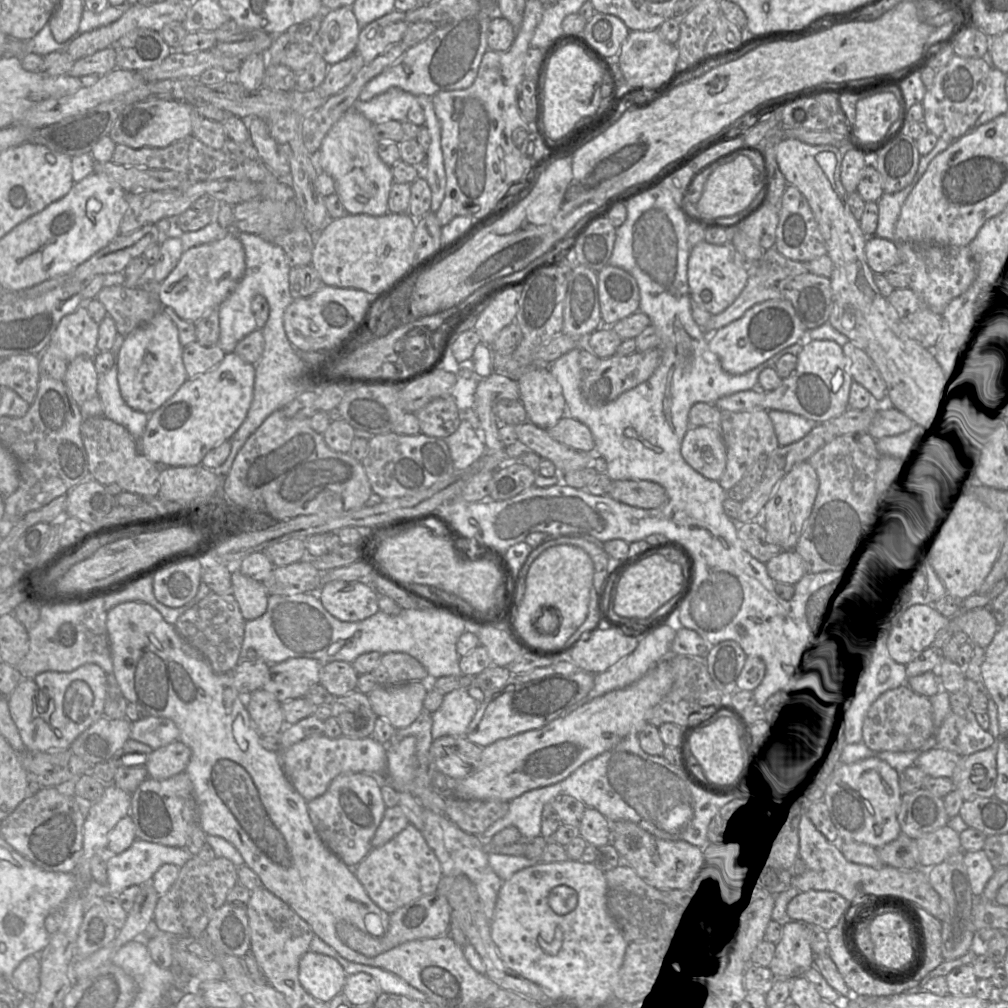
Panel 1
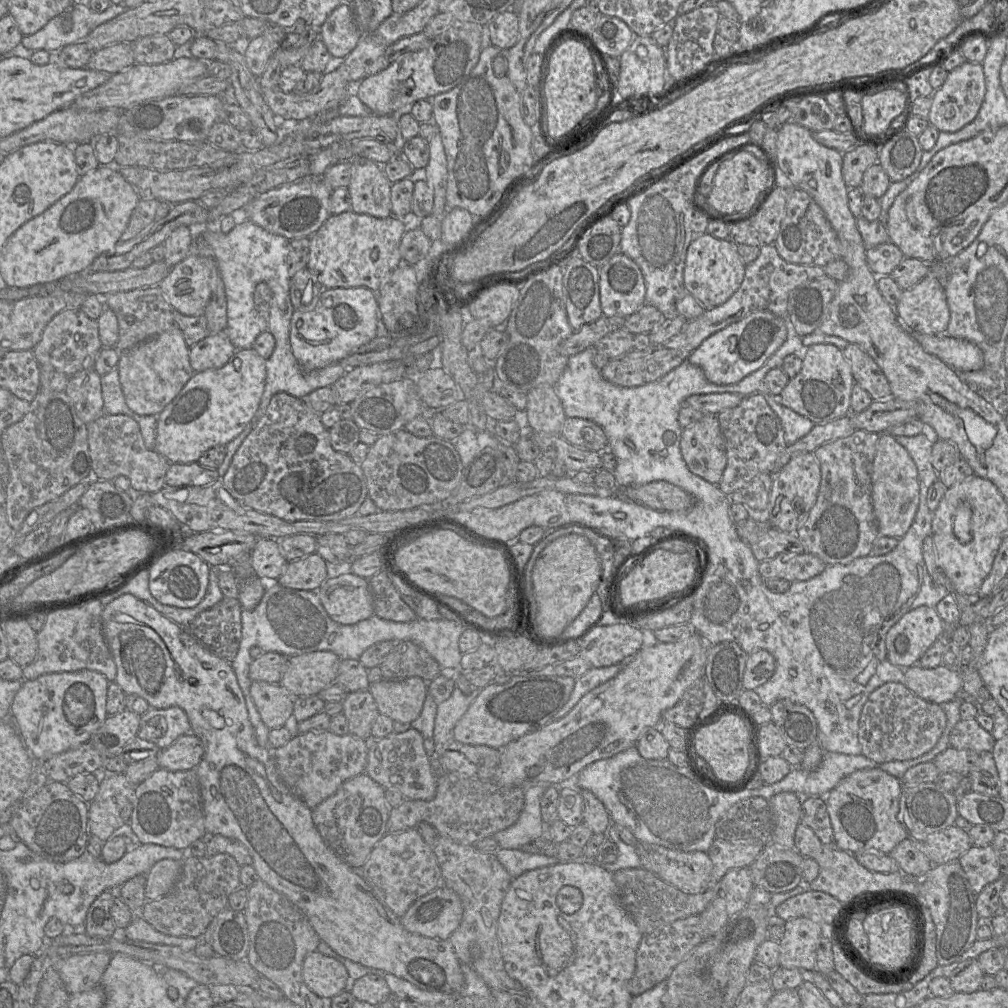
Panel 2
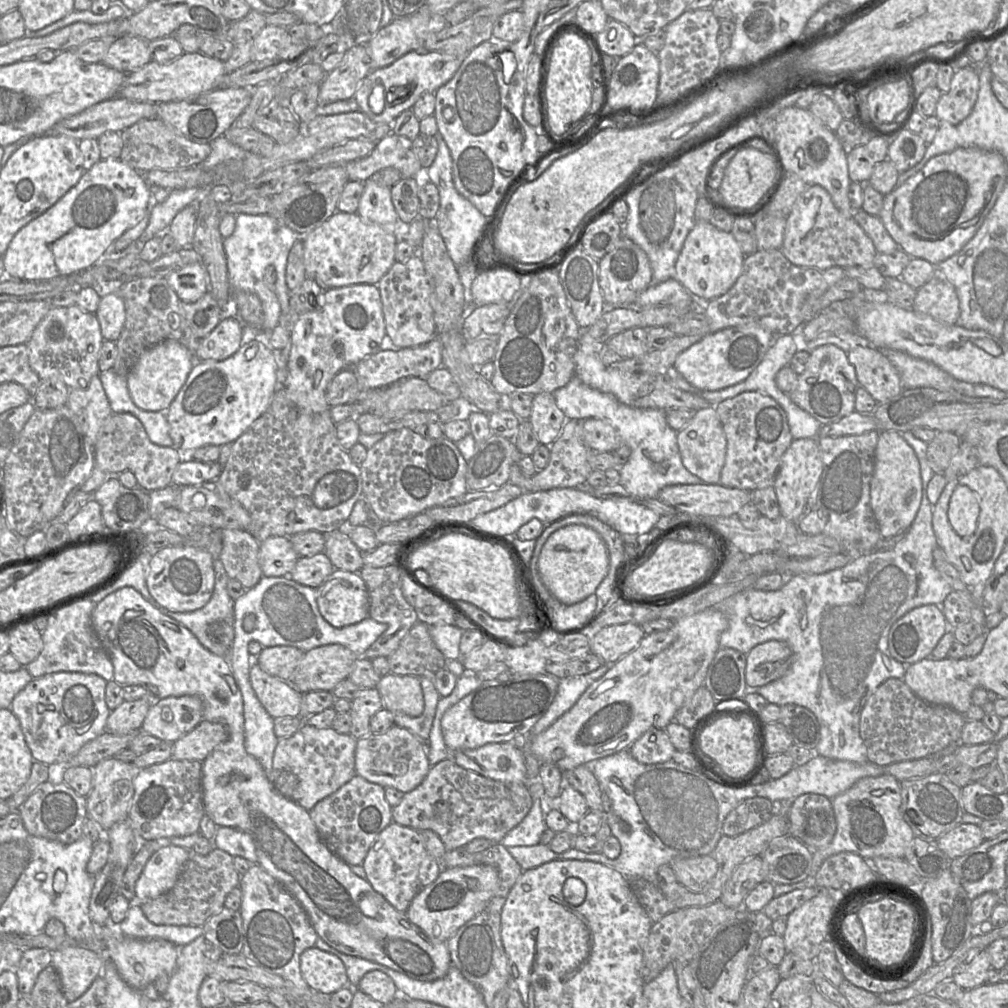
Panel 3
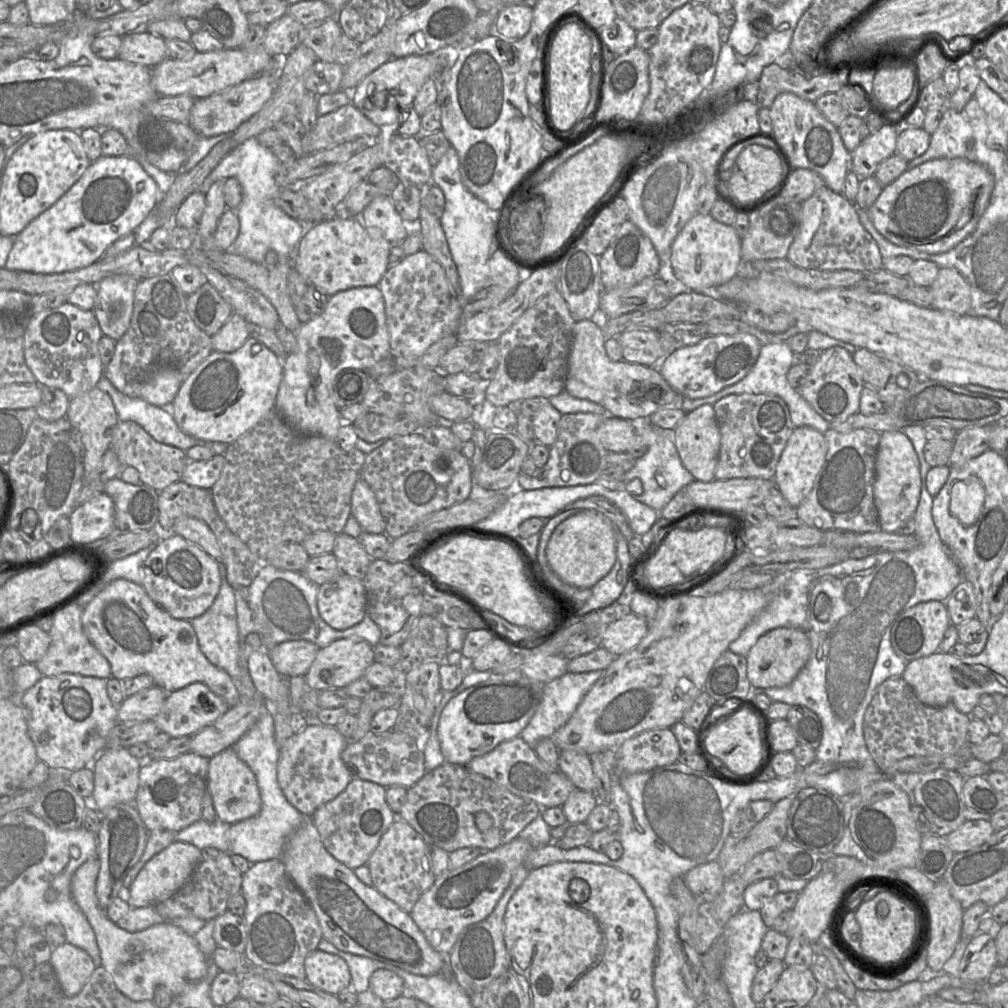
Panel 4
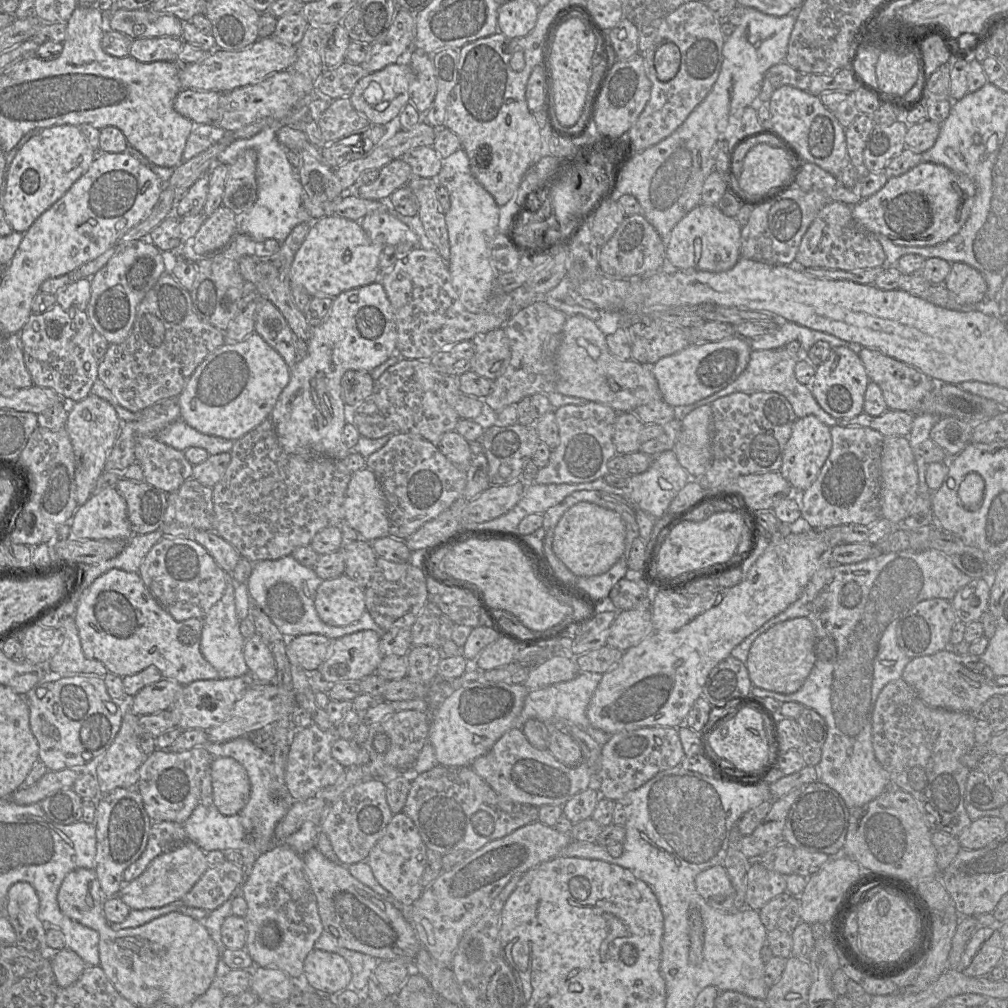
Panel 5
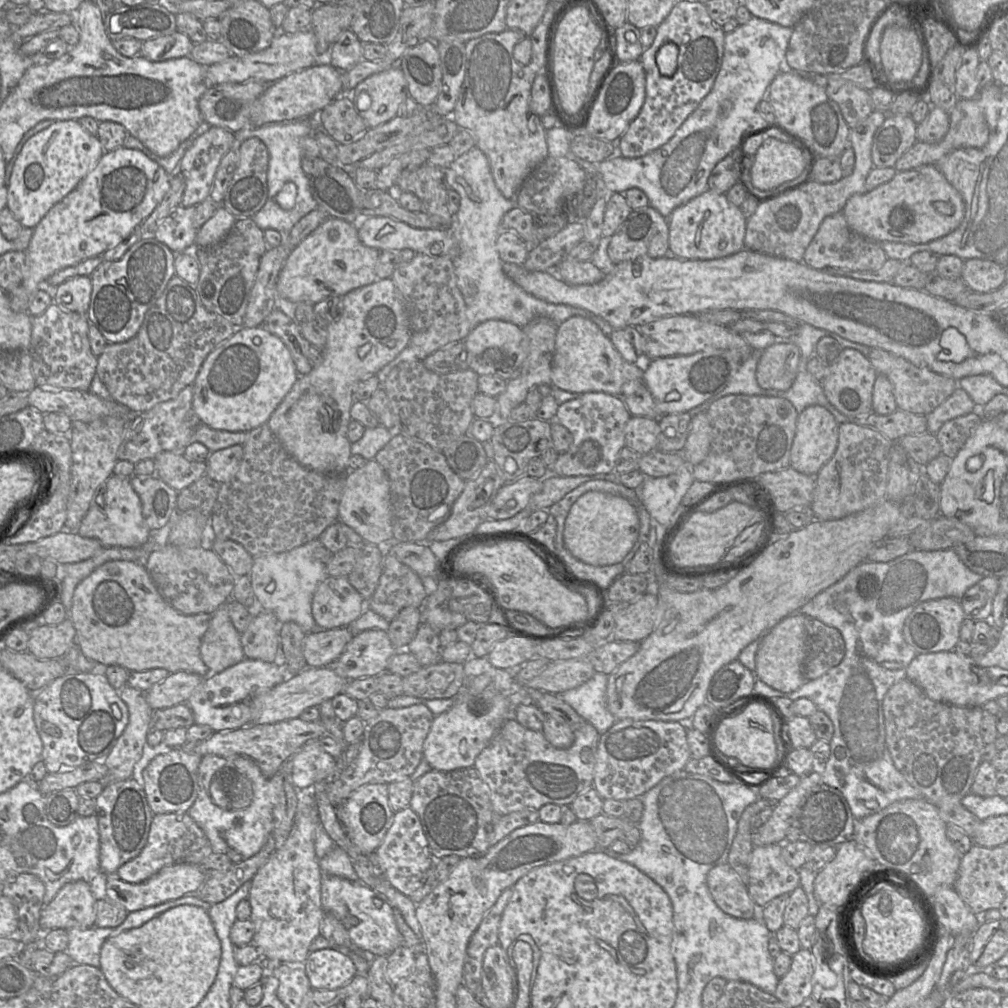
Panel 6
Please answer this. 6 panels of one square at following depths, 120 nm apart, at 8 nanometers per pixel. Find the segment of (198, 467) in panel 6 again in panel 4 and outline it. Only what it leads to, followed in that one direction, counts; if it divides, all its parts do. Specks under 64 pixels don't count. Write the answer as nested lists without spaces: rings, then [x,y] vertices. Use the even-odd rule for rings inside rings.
[[[118,421],[112,430],[112,449],[122,466],[130,466],[139,472],[142,484],[156,491],[162,491],[169,485],[181,480],[188,458],[185,451],[154,440],[139,424],[134,421]]]

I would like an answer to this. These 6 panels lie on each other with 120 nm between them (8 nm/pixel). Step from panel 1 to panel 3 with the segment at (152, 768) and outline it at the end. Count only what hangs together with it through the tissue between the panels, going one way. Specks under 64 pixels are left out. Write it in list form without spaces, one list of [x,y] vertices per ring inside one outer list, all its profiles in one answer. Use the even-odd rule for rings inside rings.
[[[202,720],[192,731],[173,743],[171,758],[203,762],[227,738],[228,730],[223,724]]]

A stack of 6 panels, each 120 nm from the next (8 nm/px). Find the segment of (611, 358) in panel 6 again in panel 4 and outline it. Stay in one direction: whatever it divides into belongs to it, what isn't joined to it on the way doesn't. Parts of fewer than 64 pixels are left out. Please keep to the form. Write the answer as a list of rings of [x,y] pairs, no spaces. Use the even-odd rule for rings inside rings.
[[[580,320],[573,329],[573,341],[568,357],[568,372],[564,390],[571,396],[589,400],[603,406],[608,415],[632,421],[636,418],[649,418],[656,411],[678,406],[681,397],[663,378],[658,366],[644,366],[629,363],[624,360],[614,362],[610,360],[605,351],[606,337],[602,330],[591,320]]]

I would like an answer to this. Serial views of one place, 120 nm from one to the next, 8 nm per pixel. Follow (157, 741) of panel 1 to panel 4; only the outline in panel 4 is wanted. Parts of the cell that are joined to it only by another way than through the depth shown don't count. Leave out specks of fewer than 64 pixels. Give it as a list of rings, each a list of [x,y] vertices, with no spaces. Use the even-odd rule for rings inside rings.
[[[196,682],[168,693],[160,713],[153,718],[153,721],[161,732],[168,733],[171,738],[192,736],[216,721],[229,708],[227,703],[205,684]]]

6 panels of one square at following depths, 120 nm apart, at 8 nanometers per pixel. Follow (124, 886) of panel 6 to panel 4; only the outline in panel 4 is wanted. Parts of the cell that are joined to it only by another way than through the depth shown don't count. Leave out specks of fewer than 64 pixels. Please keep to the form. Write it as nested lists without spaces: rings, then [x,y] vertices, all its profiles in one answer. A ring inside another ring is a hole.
[[[174,841],[153,856],[142,868],[128,890],[131,907],[155,906],[173,896],[191,877],[202,861],[201,850],[190,843]]]

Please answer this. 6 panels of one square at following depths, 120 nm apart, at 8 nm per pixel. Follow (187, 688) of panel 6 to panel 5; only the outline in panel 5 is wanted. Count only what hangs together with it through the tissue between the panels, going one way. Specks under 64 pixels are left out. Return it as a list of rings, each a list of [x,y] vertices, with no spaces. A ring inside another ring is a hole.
[[[162,678],[156,683],[145,686],[130,699],[130,708],[137,716],[168,710],[183,687],[175,680]]]

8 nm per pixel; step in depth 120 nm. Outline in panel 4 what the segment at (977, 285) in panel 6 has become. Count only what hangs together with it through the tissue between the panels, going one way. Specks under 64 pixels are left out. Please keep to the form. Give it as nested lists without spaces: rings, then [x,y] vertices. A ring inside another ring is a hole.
[[[940,268],[929,289],[932,295],[932,308],[958,315],[968,313],[971,307],[970,286],[955,268]]]

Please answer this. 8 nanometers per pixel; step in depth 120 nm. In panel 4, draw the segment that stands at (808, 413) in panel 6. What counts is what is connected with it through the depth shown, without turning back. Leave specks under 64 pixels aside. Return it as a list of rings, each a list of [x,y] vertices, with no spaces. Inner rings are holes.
[[[808,426],[797,427],[789,437],[773,478],[775,486],[791,506],[797,508],[811,492],[827,452],[824,434]]]

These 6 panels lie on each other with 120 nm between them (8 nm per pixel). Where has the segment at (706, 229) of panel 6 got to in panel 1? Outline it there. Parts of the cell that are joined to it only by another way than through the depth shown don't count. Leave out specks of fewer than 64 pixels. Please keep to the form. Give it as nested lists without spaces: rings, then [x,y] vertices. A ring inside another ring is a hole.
[[[703,240],[691,248],[687,277],[693,304],[711,315],[717,315],[739,296],[746,285],[748,272],[737,262],[729,244],[716,245]]]

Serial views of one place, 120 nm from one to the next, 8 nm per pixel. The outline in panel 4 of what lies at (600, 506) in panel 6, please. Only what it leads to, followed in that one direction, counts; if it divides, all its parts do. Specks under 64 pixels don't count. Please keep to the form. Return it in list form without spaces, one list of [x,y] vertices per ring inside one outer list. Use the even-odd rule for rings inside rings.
[[[580,510],[556,527],[546,547],[546,558],[564,583],[591,589],[609,573],[616,561],[615,526],[595,510]]]

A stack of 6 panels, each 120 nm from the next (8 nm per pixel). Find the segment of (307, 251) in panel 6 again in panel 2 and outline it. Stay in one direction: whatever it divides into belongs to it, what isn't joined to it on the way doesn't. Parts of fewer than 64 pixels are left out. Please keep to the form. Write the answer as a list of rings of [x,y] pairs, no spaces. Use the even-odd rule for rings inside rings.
[[[352,210],[331,214],[310,237],[307,268],[327,289],[365,287],[376,292],[388,274],[405,264],[399,252],[405,232],[405,225],[393,215],[377,218]]]

